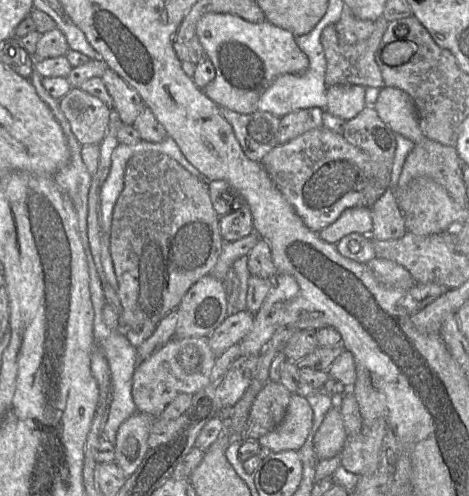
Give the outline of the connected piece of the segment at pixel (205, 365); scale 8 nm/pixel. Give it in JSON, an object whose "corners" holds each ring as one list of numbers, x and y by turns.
{"corners":[[173,337,135,368,132,397,138,412,158,418,164,409,182,393,195,395,210,382,210,375,217,356,211,350,208,337]]}

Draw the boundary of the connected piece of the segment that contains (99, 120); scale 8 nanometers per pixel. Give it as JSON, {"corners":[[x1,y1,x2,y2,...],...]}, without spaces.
{"corners":[[71,88,59,100,59,108,80,145,101,143,106,134,112,109,79,88]]}

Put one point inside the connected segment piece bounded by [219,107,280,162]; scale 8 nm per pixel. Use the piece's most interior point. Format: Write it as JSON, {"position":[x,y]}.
{"position":[257,133]}

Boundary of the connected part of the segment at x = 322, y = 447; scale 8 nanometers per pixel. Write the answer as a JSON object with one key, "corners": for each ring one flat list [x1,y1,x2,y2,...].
{"corners":[[337,405,325,415,314,439,314,449,319,460,332,458,341,454,348,440,343,418]]}

